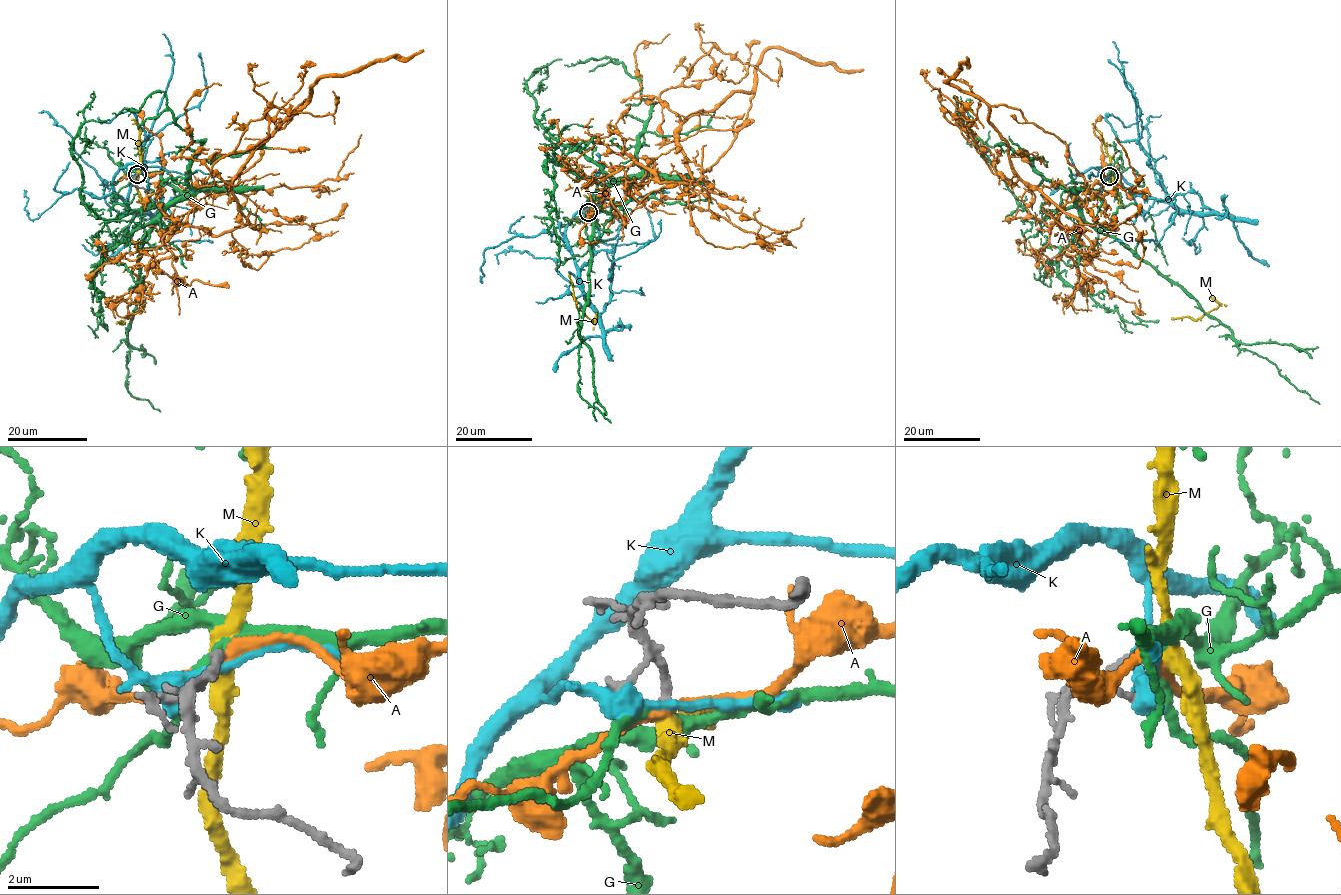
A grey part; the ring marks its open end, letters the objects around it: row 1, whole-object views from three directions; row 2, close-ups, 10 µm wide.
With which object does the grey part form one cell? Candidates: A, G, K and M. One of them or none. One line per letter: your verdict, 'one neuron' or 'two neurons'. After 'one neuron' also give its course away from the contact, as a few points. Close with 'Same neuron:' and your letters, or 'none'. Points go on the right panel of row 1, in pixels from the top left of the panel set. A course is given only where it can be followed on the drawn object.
A: two neurons
G: two neurons
K: two neurons
M: one neuron; course (1110, 176), (1119, 203), (1218, 304), (1195, 319), (1171, 317)
Same neuron: M

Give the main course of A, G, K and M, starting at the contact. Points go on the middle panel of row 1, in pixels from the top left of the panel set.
A: (588, 212), (641, 186), (637, 161), (693, 183), (678, 128), (752, 92), (682, 199), (769, 243), (803, 218)
G: (588, 212), (622, 206), (630, 197), (626, 182), (613, 184), (595, 212), (579, 331), (577, 392), (611, 423)
K: (588, 212), (577, 212), (565, 239), (584, 297), (599, 313), (611, 298), (612, 263), (653, 241), (661, 219)
M: (588, 213), (590, 220), (599, 228), (597, 313), (593, 321), (577, 308), (569, 274)

